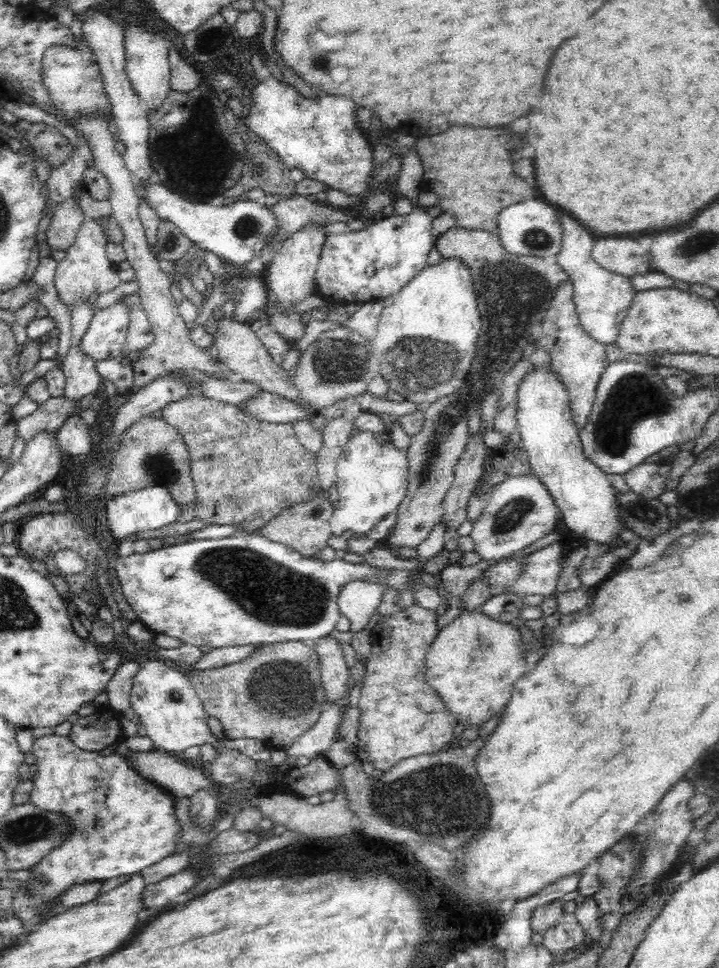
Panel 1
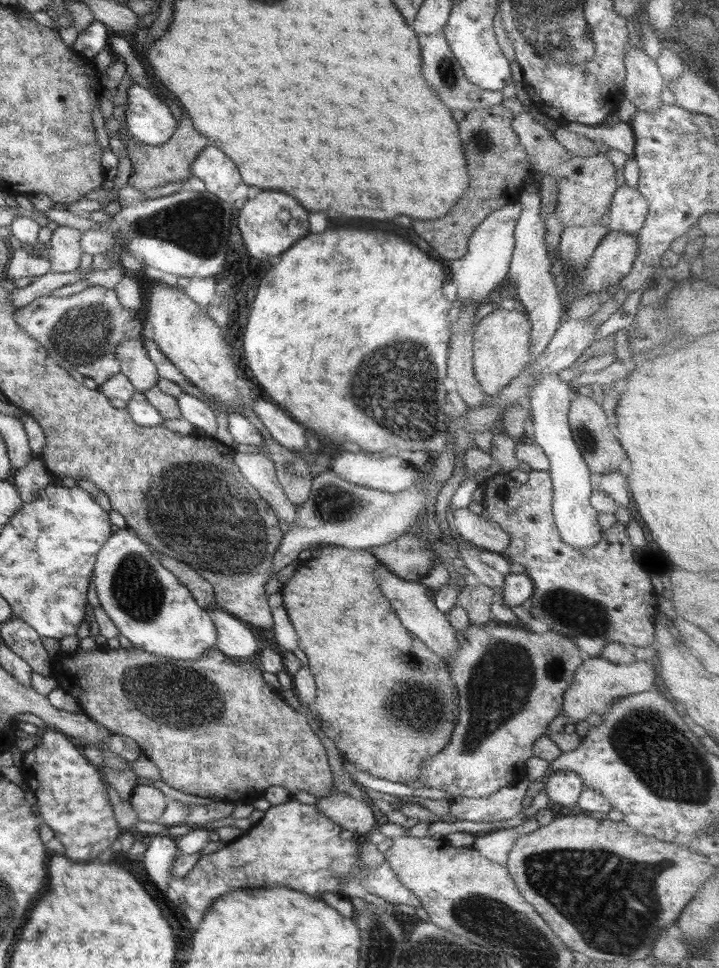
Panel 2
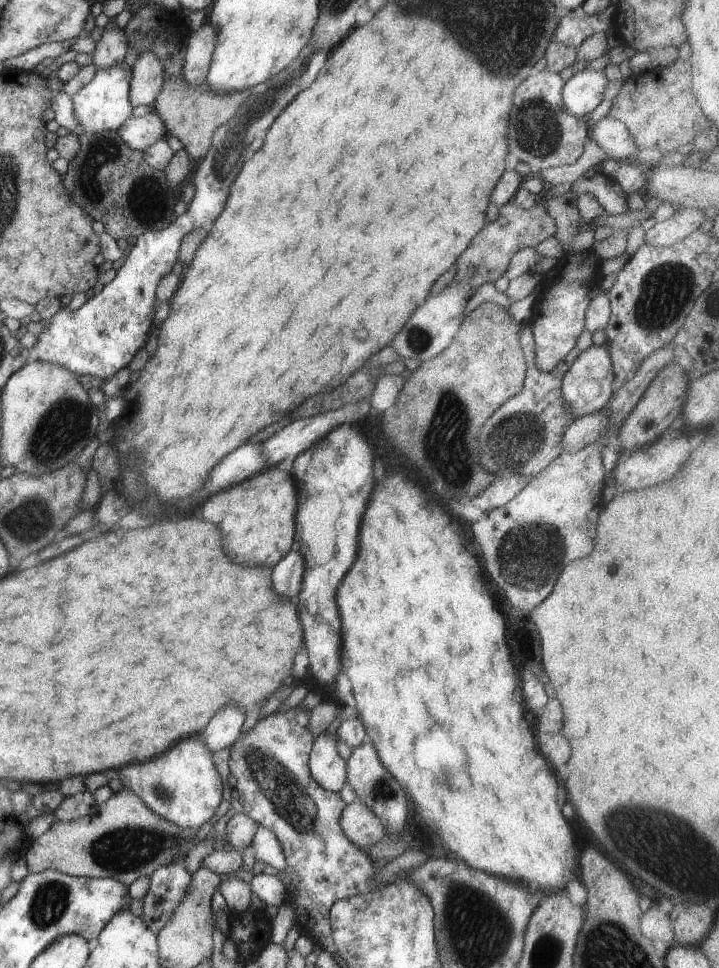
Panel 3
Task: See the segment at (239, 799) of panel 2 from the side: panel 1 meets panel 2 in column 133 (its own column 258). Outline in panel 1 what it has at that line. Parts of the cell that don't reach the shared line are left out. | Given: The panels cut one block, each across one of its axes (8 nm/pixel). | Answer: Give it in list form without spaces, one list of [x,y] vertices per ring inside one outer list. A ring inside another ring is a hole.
[[[278,642],[258,647],[244,661],[217,669],[190,668],[187,678],[203,702],[206,715],[222,723],[228,738],[258,738],[270,749],[288,747],[319,719],[327,705],[319,655],[305,642]]]

